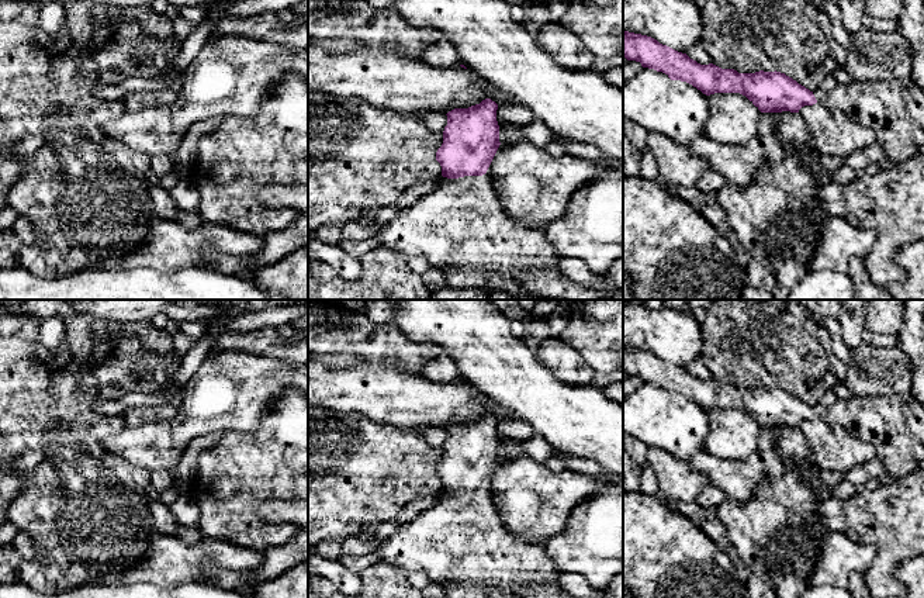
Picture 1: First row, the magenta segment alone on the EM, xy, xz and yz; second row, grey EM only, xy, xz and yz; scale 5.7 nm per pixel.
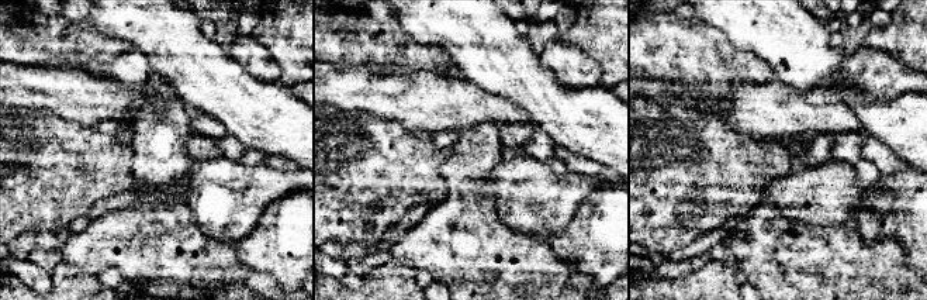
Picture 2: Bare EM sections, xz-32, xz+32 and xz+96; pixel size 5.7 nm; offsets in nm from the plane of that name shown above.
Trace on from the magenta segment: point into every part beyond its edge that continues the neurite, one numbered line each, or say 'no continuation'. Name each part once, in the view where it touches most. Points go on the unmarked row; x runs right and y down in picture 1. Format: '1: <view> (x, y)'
1: xz (462, 543)

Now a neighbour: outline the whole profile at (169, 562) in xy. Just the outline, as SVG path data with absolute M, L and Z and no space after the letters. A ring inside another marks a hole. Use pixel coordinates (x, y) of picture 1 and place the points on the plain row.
M158 533L138 566L101 575L98 584L148 583L160 588L187 583L214 584L218 571L256 573L262 561L262 552L245 549L225 539L204 537L195 545L186 545L176 535Z

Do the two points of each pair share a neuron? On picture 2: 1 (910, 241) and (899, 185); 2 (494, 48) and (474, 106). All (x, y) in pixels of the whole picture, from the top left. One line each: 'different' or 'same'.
1: same
2: different

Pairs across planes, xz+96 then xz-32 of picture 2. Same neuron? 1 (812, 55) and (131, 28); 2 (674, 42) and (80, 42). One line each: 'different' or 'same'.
1: same
2: same

